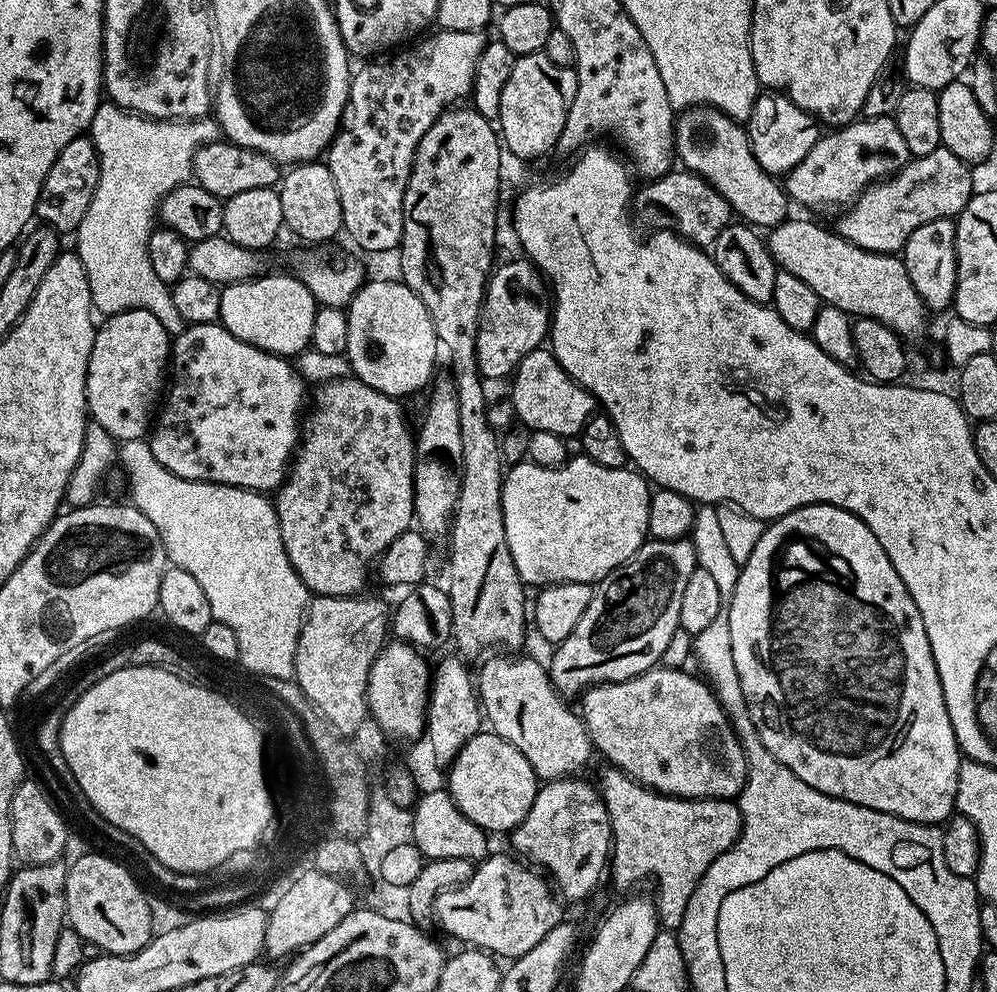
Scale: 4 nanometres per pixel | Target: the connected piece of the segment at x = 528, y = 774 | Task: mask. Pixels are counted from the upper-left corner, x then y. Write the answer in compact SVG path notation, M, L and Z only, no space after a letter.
M481 730L474 738L470 738L470 742L466 742L466 746L462 746L460 753L452 759L447 772L446 790L452 796L458 810L462 810L462 814L466 814L466 818L470 818L470 822L474 822L474 826L484 829L489 834L511 833L513 828L523 822L526 814L530 814L530 806L534 806L538 787L535 770L530 766L530 762L526 762L526 758L522 758L522 754L517 748L510 746L510 742L506 742L491 730Z

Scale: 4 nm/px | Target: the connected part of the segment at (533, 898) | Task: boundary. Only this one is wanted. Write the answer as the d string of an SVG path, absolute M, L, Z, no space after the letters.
M507 855L485 856L465 884L444 889L432 901L432 914L442 931L461 940L461 945L479 948L496 958L526 954L562 920L561 901L547 875L515 855Z

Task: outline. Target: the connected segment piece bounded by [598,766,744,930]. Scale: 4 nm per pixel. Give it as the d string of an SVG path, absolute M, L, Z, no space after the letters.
M604 766L600 772L598 791L610 818L612 827L612 847L610 849L610 876L612 884L621 888L624 894L631 893L635 884L640 884L649 876L656 883L656 918L659 927L664 930L678 930L682 918L686 918L686 906L690 906L690 894L698 886L702 874L719 856L726 854L740 836L744 820L740 816L739 803L732 800L684 800L680 796L668 796L664 792L655 792L645 784L639 784L620 768Z

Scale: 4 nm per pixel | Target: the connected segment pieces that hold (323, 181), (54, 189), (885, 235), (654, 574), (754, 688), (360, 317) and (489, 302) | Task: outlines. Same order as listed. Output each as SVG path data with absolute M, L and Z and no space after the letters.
M305 162L289 167L283 173L278 191L284 228L292 231L298 239L309 240L312 246L320 246L323 240L332 240L336 235L341 235L344 226L342 202L338 202L338 185L327 163Z
M85 134L74 138L74 142L69 142L62 150L62 154L54 158L54 166L50 166L50 174L46 174L46 182L42 182L35 219L41 225L55 228L57 233L75 233L82 218L86 218L86 210L90 210L94 190L98 190L99 177L100 159L91 135Z
M946 147L935 148L930 154L909 159L908 163L896 173L877 183L869 184L854 203L847 210L839 213L840 221L834 224L835 231L842 238L854 242L854 246L862 246L871 252L899 253L904 243L918 230L918 226L926 226L926 222L946 220L959 216L966 202L974 195L971 186L971 172L969 165L962 158L958 158Z
M649 539L625 564L599 581L590 598L590 606L586 606L586 614L578 618L578 626L574 626L572 633L562 643L555 645L550 675L557 692L565 698L572 698L572 695L575 697L594 684L622 682L657 667L662 650L666 650L670 638L674 638L680 626L678 610L682 606L682 594L686 591L686 581L690 579L690 574L694 574L696 567L691 539Z
M811 504L771 521L751 551L749 560L742 565L737 589L732 599L727 601L726 609L734 668L742 686L742 694L745 695L749 716L760 735L762 749L768 756L778 758L782 766L798 774L798 778L802 778L808 789L816 794L830 794L839 800L854 802L858 806L885 812L915 824L936 826L941 823L939 820L953 815L962 753L950 722L950 714L946 710L942 682L938 678L926 626L910 590L906 590L886 550L882 550L878 538L874 538L872 531L856 515L844 508L835 508L832 504Z
M369 279L354 294L354 298L346 306L350 338L348 339L347 360L351 364L351 375L357 380L366 382L374 390L387 396L405 398L419 388L427 389L433 379L432 371L436 368L436 352L438 341L434 334L434 322L430 322L430 314L426 306L399 279L372 280Z
M519 259L512 260L501 268L499 265L489 275L484 290L484 306L480 309L480 329L476 335L476 363L480 365L481 377L489 381L500 380L503 376L511 377L522 362L522 358L526 358L526 354L530 354L535 348L541 347L550 332L550 312L546 304L544 308L543 302L540 301L544 296L546 281L540 275L540 269L531 260Z

